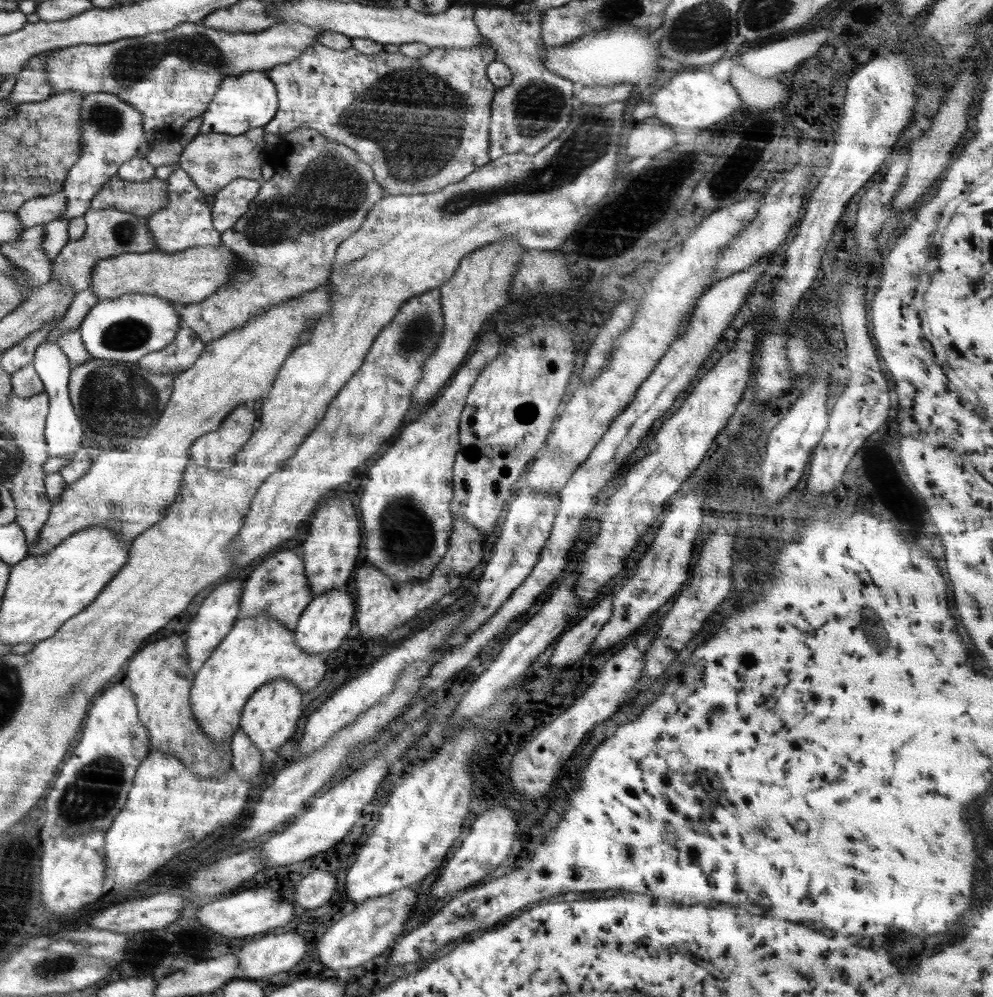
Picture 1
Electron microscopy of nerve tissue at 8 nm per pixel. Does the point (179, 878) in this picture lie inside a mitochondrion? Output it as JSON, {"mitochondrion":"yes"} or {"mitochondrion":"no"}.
{"mitochondrion":"no"}

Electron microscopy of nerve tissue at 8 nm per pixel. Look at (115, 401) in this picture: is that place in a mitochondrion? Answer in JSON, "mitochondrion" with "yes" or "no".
{"mitochondrion":"yes"}

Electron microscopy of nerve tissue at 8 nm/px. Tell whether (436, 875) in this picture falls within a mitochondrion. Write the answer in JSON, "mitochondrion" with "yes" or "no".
{"mitochondrion":"no"}

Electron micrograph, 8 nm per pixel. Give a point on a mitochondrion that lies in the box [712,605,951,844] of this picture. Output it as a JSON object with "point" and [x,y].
{"point":[877,640]}

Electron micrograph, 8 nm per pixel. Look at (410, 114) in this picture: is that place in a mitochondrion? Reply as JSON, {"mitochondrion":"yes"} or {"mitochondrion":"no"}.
{"mitochondrion":"yes"}

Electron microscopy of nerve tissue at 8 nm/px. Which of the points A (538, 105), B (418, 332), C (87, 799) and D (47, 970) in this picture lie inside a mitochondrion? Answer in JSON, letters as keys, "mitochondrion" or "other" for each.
{"A":"mitochondrion","B":"mitochondrion","C":"mitochondrion","D":"mitochondrion"}

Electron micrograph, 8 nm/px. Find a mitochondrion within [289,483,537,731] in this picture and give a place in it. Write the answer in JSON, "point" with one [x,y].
{"point":[409,537]}

